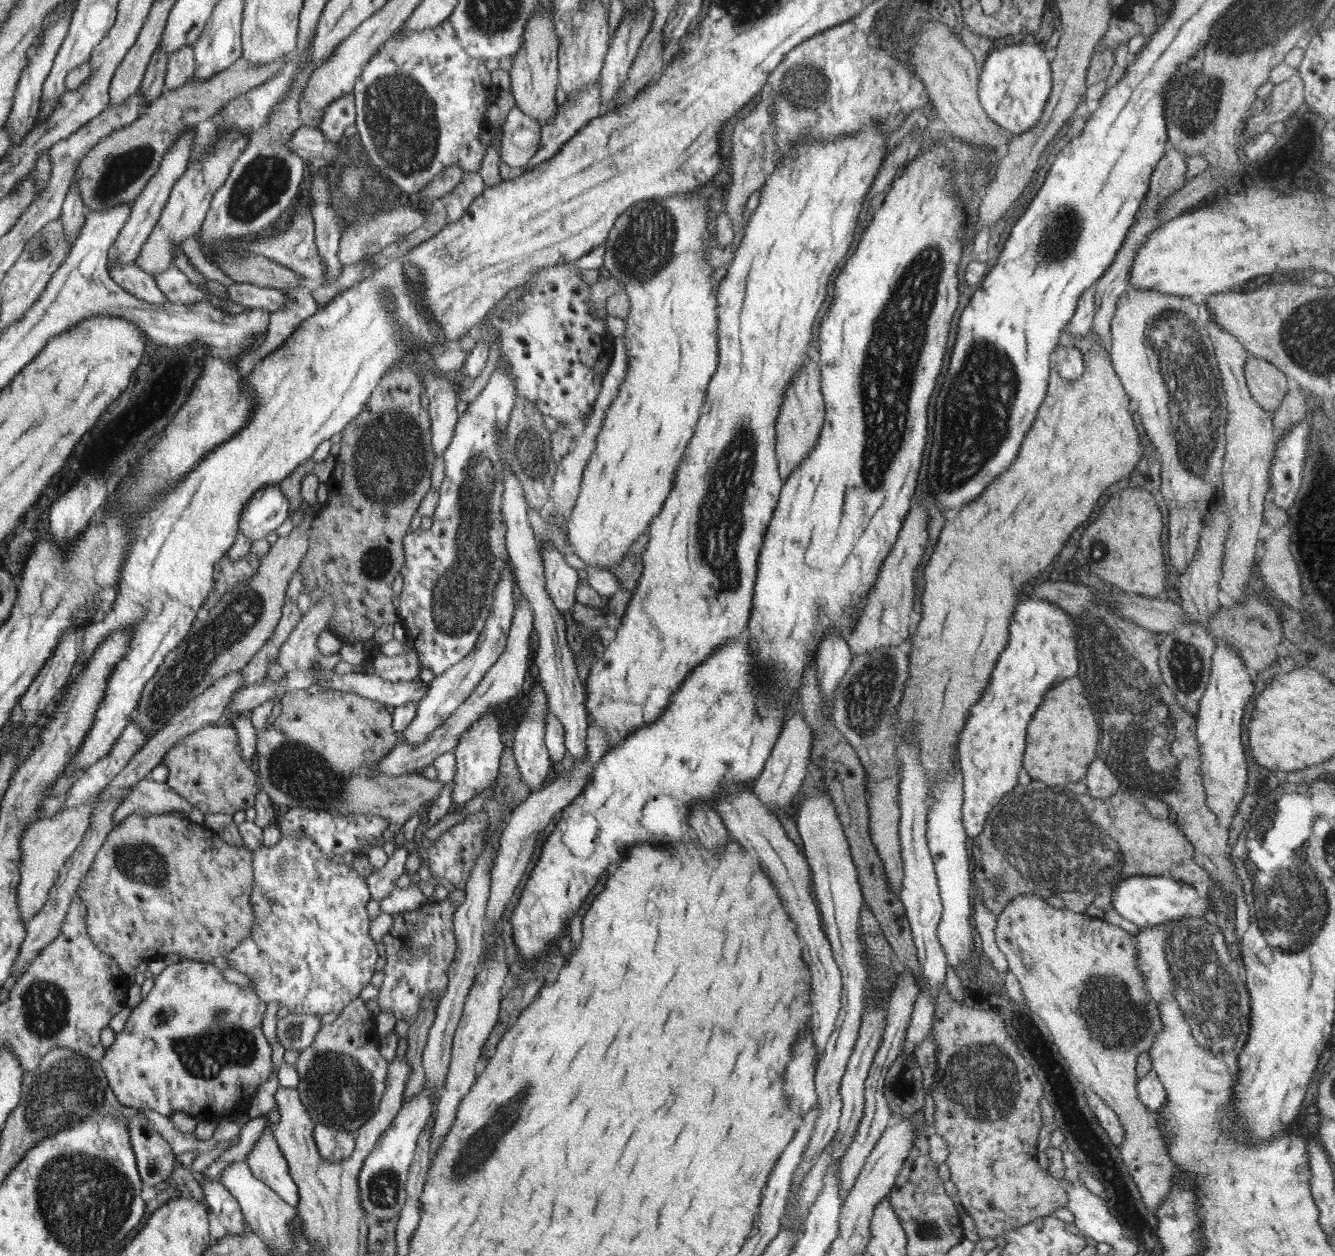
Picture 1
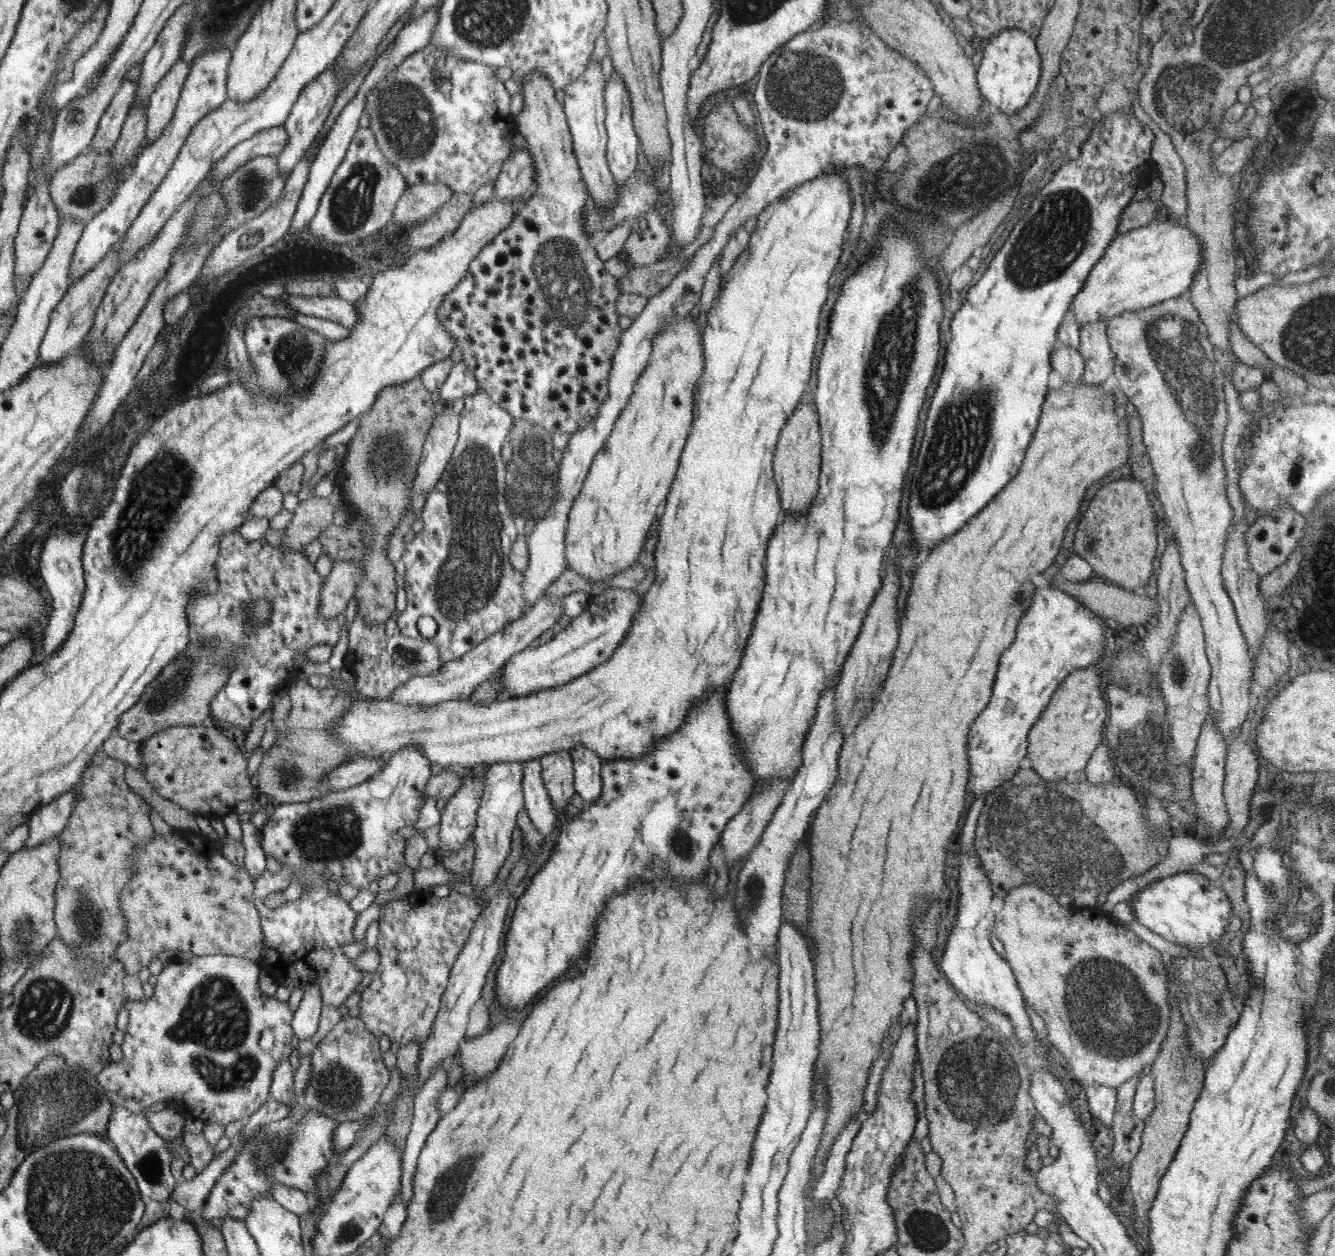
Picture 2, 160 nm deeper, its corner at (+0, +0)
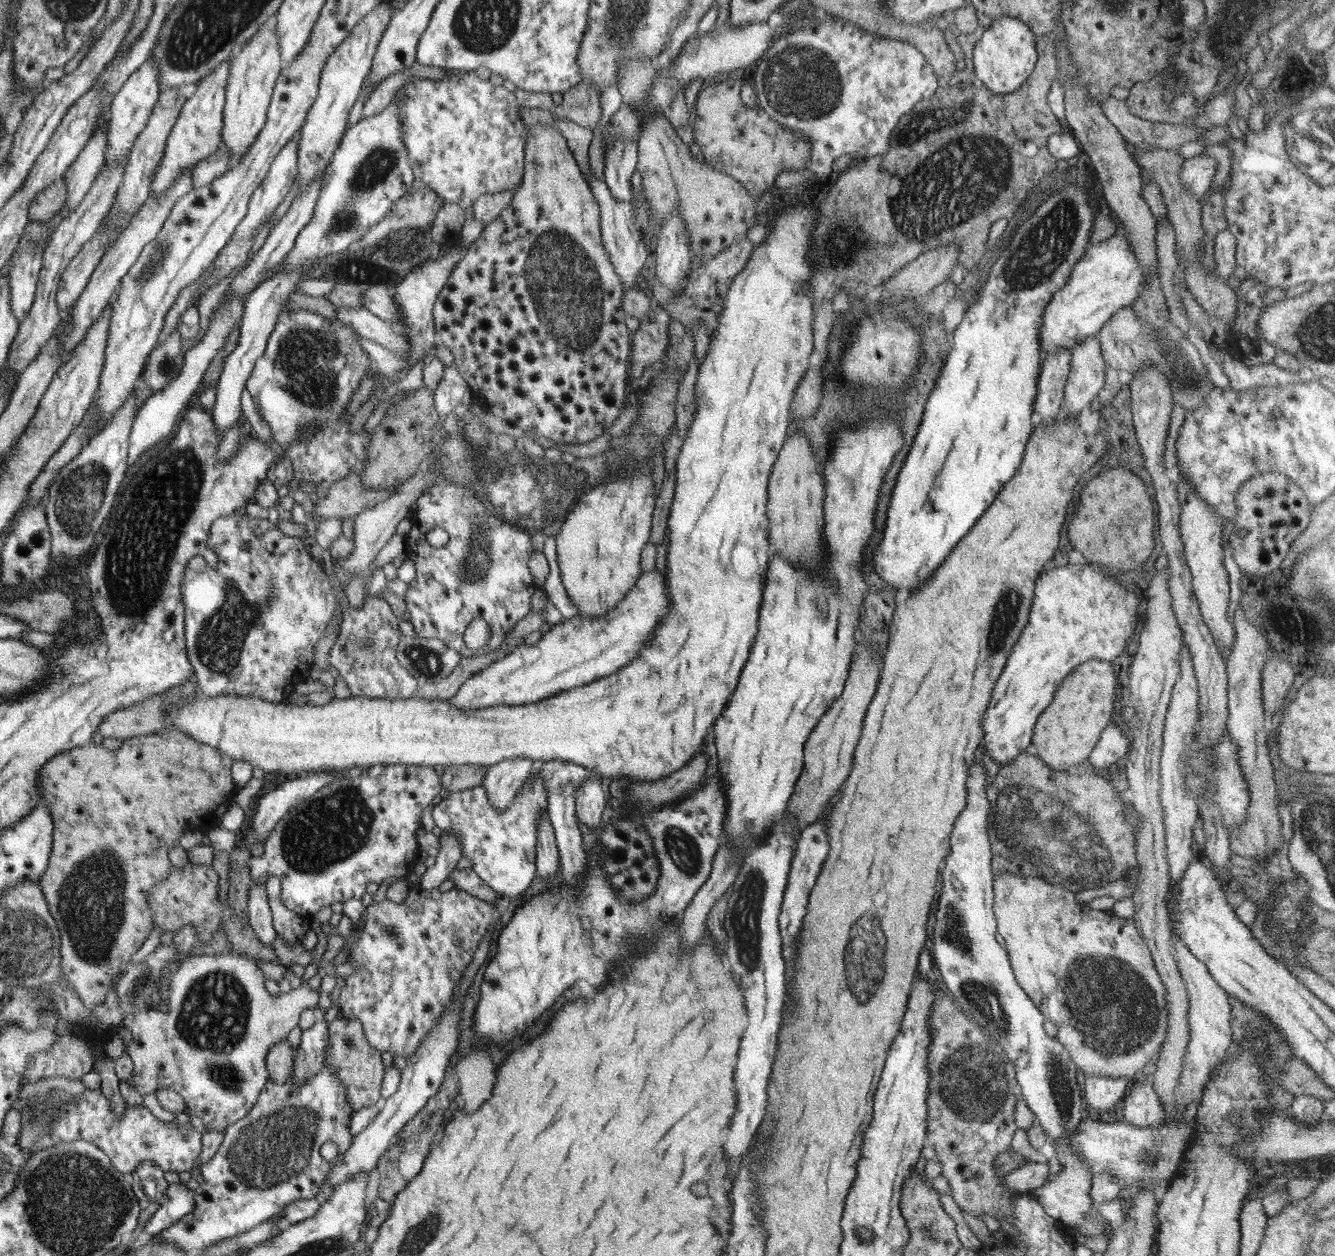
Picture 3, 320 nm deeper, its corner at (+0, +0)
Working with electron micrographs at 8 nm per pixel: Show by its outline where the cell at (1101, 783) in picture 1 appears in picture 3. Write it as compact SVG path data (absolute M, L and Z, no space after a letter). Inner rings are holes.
M1115 722L1107 723L1101 731L1099 740L1088 754L1088 762L1094 766L1096 773L1105 773L1111 764L1117 762L1127 752L1129 739L1123 732L1124 730Z

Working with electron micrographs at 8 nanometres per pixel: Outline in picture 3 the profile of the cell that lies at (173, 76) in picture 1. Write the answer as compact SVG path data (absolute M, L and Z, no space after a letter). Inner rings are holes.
M169 87L165 91L160 91L157 104L153 107L153 111L148 117L148 123L145 124L144 131L137 136L138 138L127 156L127 164L124 166L121 184L117 188L117 196L113 200L113 205L110 206L108 213L100 220L100 225L104 224L106 228L112 228L112 232L114 232L112 236L115 236L115 238L108 242L109 245L116 242L117 236L120 236L126 230L132 216L148 200L150 190L148 176L159 166L159 162L164 156L164 147L167 145L168 135L172 131L173 124L176 123L181 105L186 101L186 97L187 94L182 88Z

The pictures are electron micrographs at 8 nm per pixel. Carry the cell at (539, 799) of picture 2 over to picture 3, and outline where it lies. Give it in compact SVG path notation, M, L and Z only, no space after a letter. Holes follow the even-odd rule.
M546 811L540 813L540 824L536 843L536 876L551 880L558 870L558 850L554 841L554 830Z

